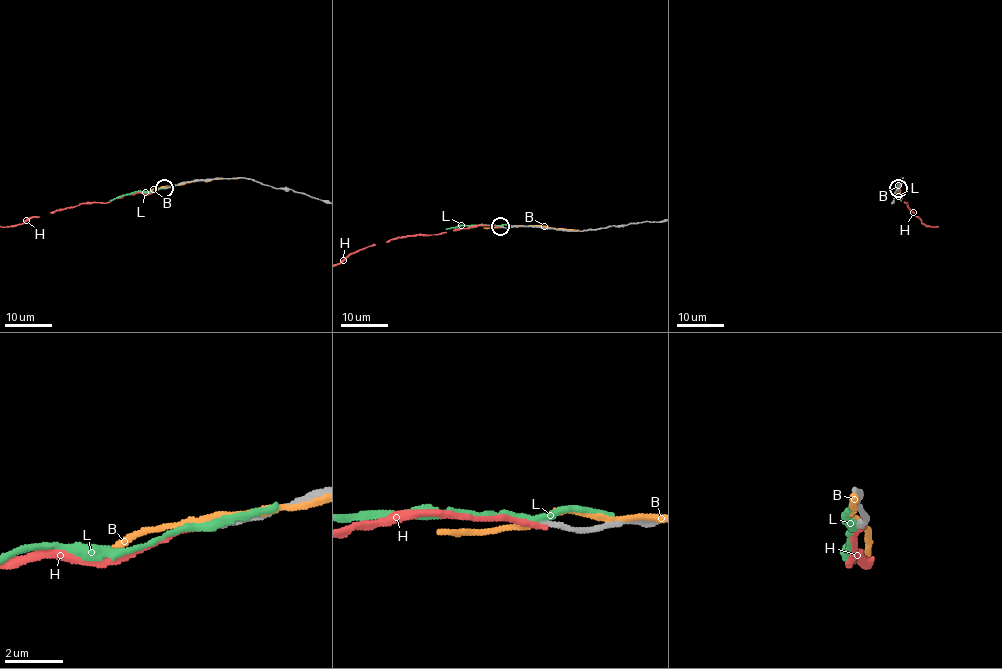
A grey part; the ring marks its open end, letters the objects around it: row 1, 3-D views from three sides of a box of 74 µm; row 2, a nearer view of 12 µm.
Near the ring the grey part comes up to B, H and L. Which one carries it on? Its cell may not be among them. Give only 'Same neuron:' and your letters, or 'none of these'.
Same neuron: none of these

